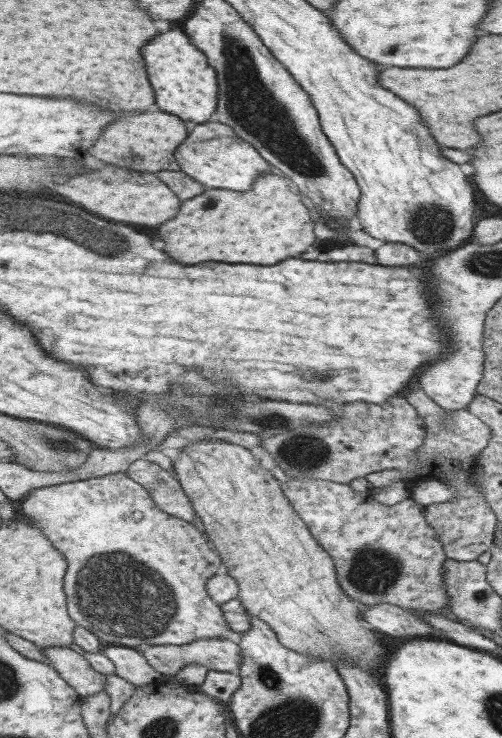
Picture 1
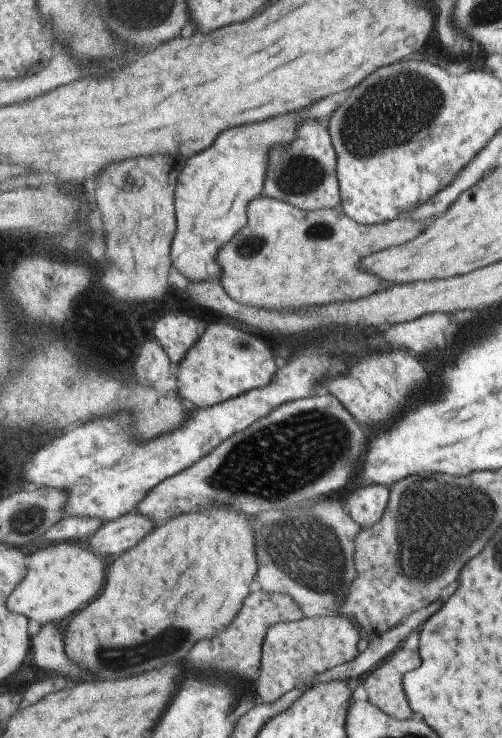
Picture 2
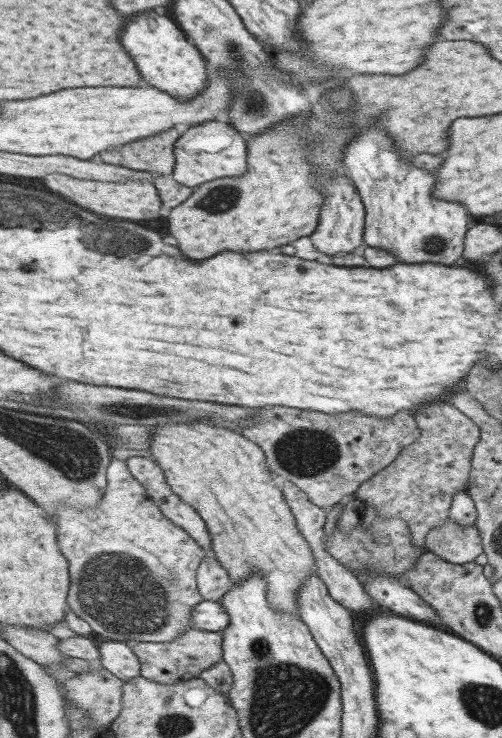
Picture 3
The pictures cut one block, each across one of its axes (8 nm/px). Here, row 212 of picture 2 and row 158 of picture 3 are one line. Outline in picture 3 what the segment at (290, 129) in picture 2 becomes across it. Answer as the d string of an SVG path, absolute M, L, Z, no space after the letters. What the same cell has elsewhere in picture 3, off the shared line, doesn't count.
M205 122L199 126L191 126L177 142L175 154L177 168L173 176L175 180L191 188L249 172L249 142L235 126L225 122Z

